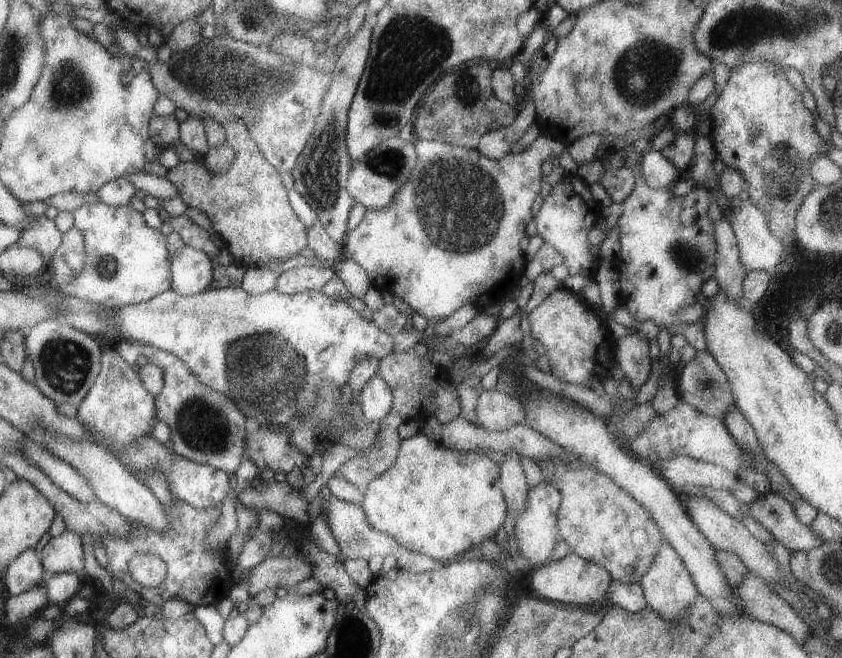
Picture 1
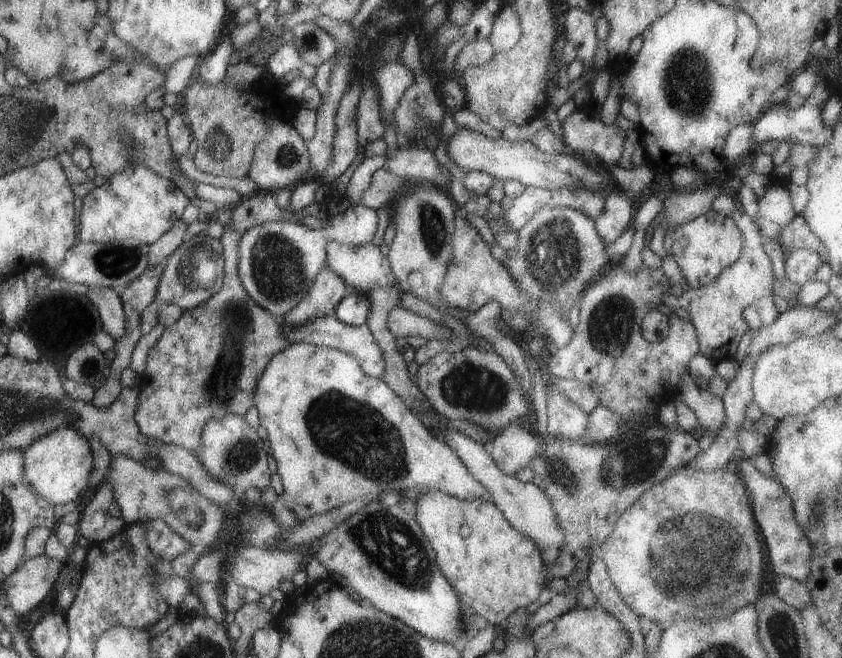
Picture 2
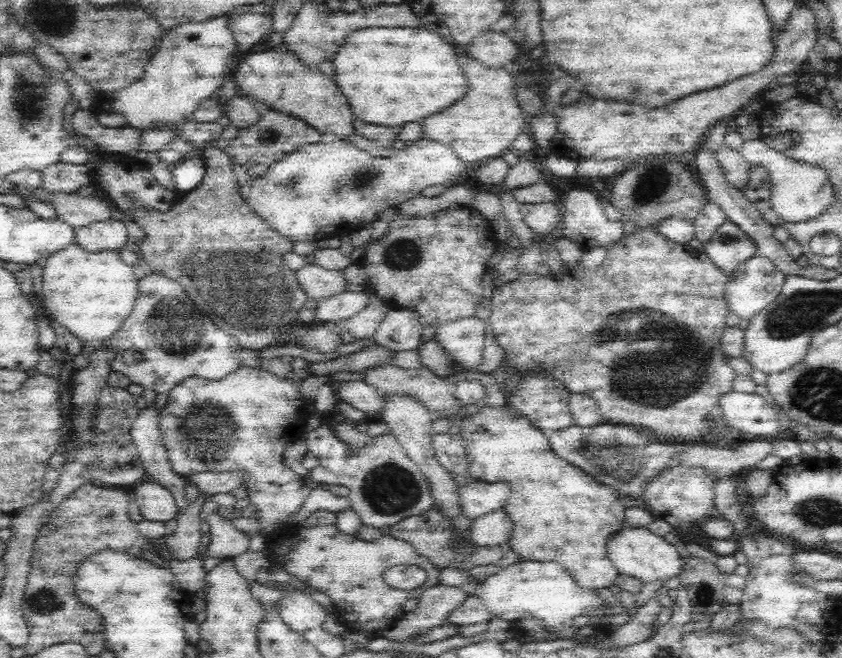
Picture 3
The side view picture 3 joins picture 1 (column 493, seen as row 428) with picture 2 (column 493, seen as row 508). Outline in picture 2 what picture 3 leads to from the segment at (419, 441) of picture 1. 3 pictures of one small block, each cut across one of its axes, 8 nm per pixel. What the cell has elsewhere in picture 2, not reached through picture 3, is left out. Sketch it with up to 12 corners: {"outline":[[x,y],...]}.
{"outline":[[441,491],[412,512],[463,608],[501,626],[547,584],[493,503]]}

